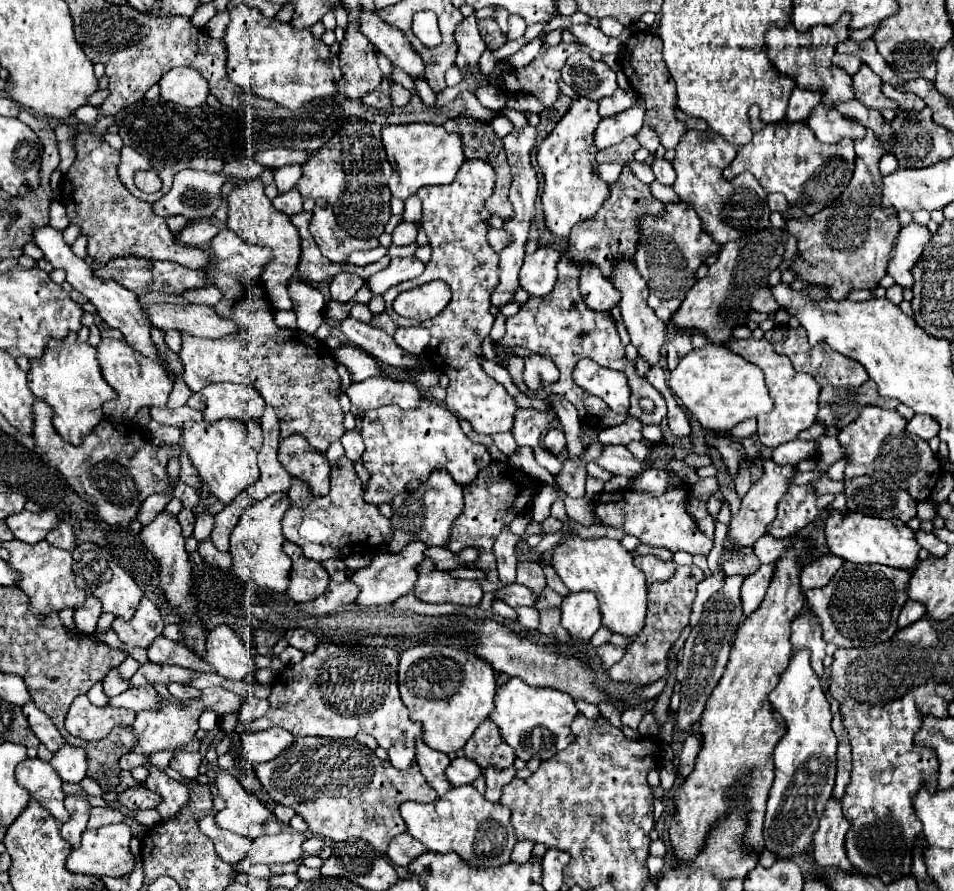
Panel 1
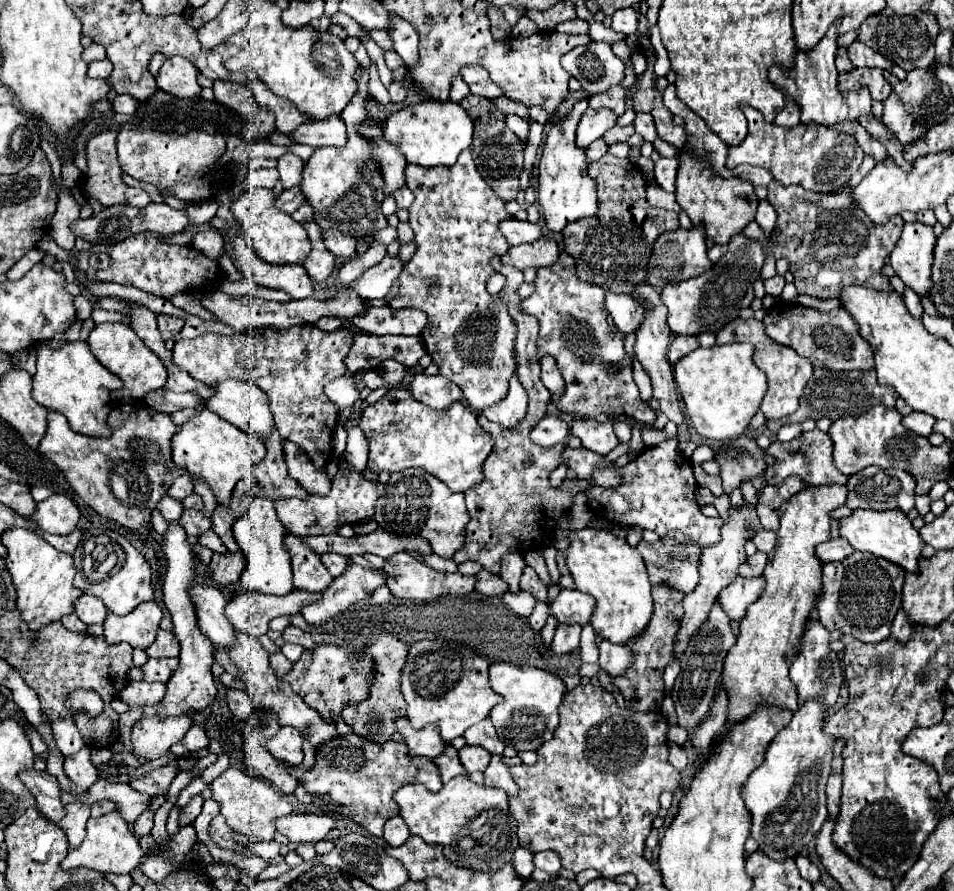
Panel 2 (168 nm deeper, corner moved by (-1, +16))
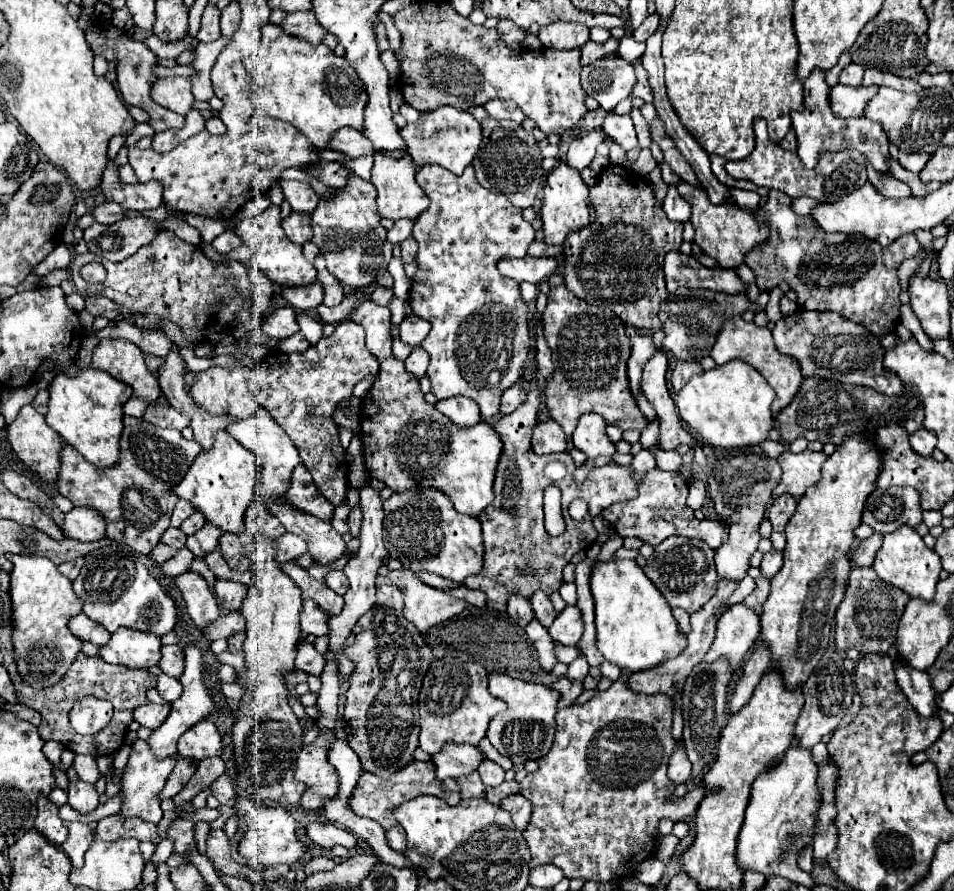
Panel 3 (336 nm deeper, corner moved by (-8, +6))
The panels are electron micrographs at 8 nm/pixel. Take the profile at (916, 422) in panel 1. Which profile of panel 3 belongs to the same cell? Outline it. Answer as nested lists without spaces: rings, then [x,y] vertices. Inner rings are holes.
[[[920,428],[914,434],[910,434],[910,446],[914,452],[918,452],[922,456],[930,456],[932,450],[936,448],[936,434],[932,430]]]

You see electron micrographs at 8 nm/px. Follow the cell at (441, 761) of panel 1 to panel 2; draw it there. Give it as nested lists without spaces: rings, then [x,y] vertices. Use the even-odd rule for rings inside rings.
[[[453,746],[447,748],[447,750],[445,750],[441,756],[437,756],[433,762],[439,766],[441,776],[443,776],[443,782],[449,782],[449,780],[455,778],[455,776],[467,776],[467,770],[463,768],[463,764],[461,764],[461,760],[459,760],[459,752],[457,752]]]

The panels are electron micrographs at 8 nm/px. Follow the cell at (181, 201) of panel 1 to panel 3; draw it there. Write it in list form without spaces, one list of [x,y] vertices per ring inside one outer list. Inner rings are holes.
[[[106,202],[106,204],[98,206],[98,208],[94,208],[94,218],[100,224],[114,224],[114,222],[122,220],[124,216],[126,216],[126,208],[122,208],[116,202]]]

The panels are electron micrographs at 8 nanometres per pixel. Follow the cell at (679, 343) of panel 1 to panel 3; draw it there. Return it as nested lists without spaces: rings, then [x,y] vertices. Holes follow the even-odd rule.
[[[678,360],[676,362],[676,366],[674,366],[674,370],[672,370],[672,378],[670,378],[670,384],[672,384],[672,388],[678,392],[686,382],[688,382],[688,378],[690,376],[694,376],[694,374],[700,374],[702,372],[702,366],[700,366],[700,362],[690,362],[690,360]]]

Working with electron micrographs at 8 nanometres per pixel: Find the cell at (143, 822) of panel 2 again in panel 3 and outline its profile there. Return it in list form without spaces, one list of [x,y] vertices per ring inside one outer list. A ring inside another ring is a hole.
[[[136,740],[132,744],[132,752],[130,752],[130,760],[128,760],[128,766],[122,774],[122,792],[124,792],[124,804],[122,804],[122,810],[120,814],[126,816],[126,818],[140,818],[140,820],[146,820],[146,822],[152,822],[152,824],[158,824],[162,820],[162,808],[160,808],[160,800],[156,798],[158,792],[162,790],[166,778],[170,776],[172,768],[176,764],[176,756],[168,756],[164,760],[156,758],[154,752],[150,750],[148,742],[146,740]]]

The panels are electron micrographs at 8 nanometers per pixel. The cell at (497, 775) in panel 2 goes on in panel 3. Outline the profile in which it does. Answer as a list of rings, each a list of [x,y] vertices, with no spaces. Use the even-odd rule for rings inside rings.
[[[510,794],[506,796],[502,802],[500,802],[502,808],[506,808],[512,816],[512,822],[516,824],[518,830],[524,830],[528,820],[530,820],[530,812],[532,812],[532,806],[530,802],[522,796],[522,794]]]

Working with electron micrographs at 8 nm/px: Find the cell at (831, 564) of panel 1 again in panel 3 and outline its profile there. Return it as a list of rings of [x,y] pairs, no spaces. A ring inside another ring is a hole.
[[[874,532],[870,538],[862,540],[856,548],[850,550],[850,562],[852,562],[854,566],[872,566],[874,554],[876,554],[880,542],[882,542],[882,534]]]

